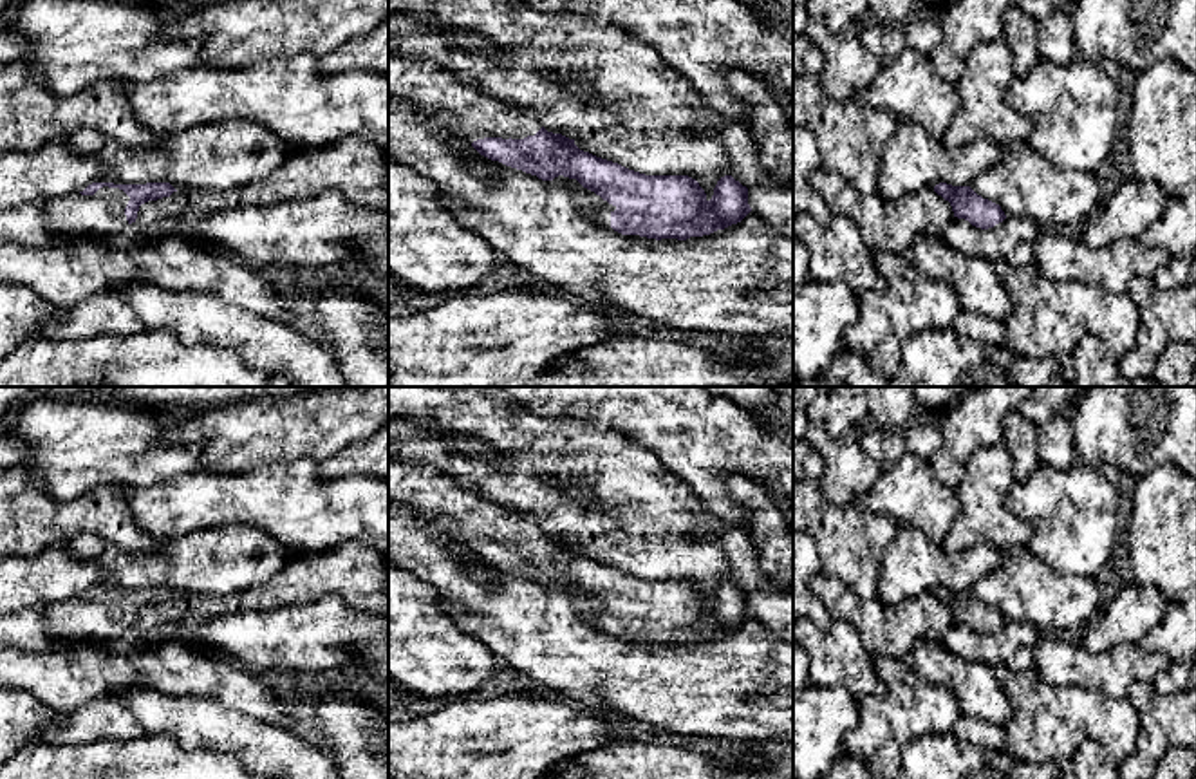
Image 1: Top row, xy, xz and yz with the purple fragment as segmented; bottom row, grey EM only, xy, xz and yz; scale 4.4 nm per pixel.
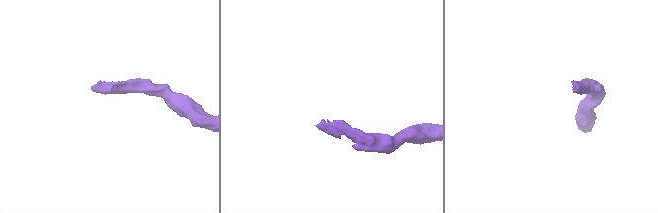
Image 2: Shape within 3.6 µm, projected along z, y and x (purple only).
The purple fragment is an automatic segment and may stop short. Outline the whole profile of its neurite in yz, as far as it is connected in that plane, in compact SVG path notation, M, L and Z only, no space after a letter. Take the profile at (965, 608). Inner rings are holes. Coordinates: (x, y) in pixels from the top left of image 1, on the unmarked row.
M939 587L934 596L950 607L954 622L965 624L976 633L988 634L1006 624L999 609L983 604L970 591Z

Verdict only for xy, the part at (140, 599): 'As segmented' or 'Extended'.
Extended

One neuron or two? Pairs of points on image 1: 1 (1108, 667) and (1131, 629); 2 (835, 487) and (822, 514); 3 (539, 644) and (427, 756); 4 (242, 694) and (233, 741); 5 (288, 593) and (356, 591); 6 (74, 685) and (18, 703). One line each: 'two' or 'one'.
1: two
2: two
3: two
4: two
5: one
6: two

